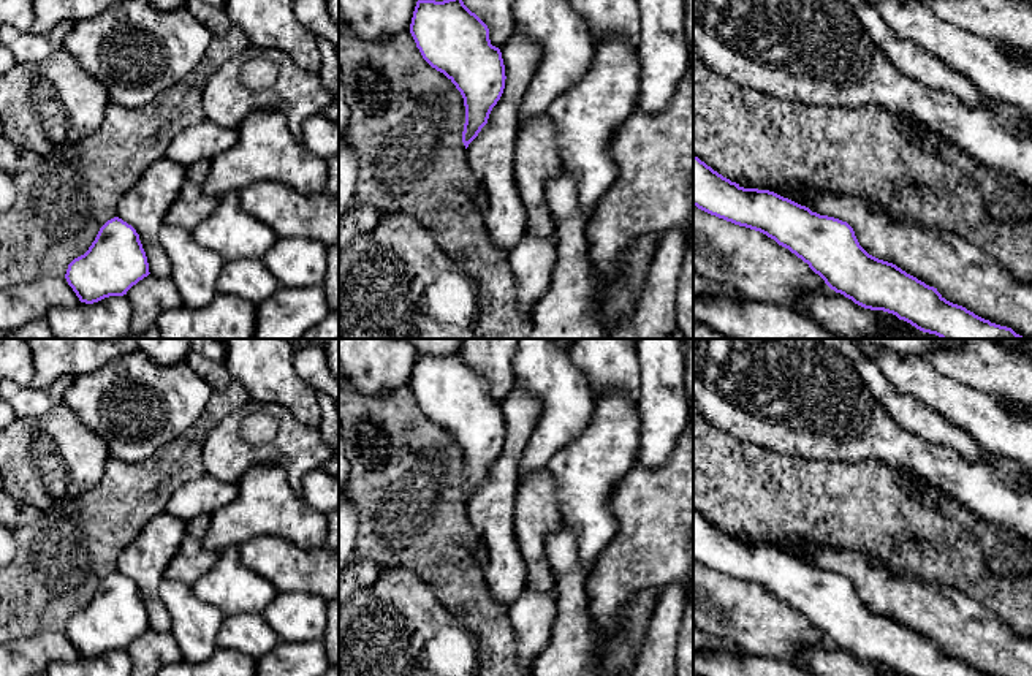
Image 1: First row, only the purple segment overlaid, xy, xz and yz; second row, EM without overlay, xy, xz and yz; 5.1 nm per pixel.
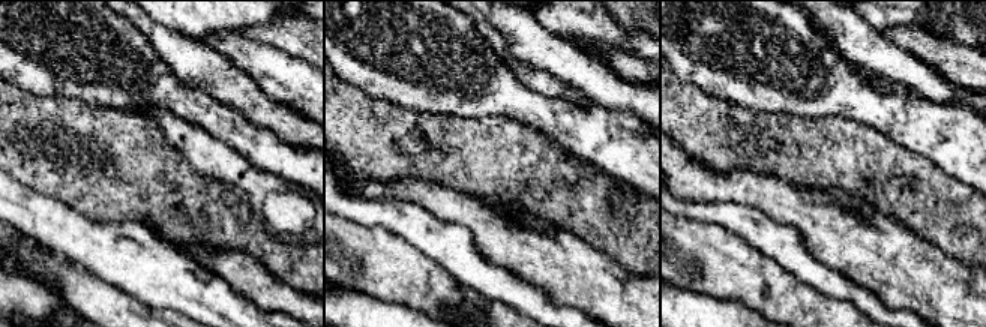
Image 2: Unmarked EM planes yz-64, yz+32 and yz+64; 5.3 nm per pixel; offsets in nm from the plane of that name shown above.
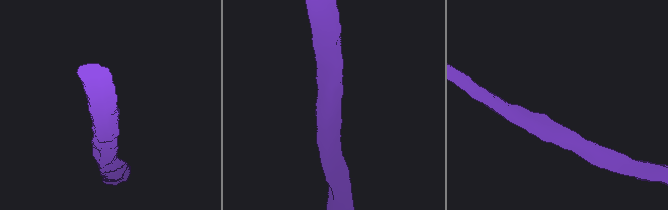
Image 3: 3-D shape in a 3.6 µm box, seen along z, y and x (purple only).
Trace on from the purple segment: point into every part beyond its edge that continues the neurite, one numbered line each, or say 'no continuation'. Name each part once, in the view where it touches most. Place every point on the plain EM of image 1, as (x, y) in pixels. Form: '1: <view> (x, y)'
no continuation

